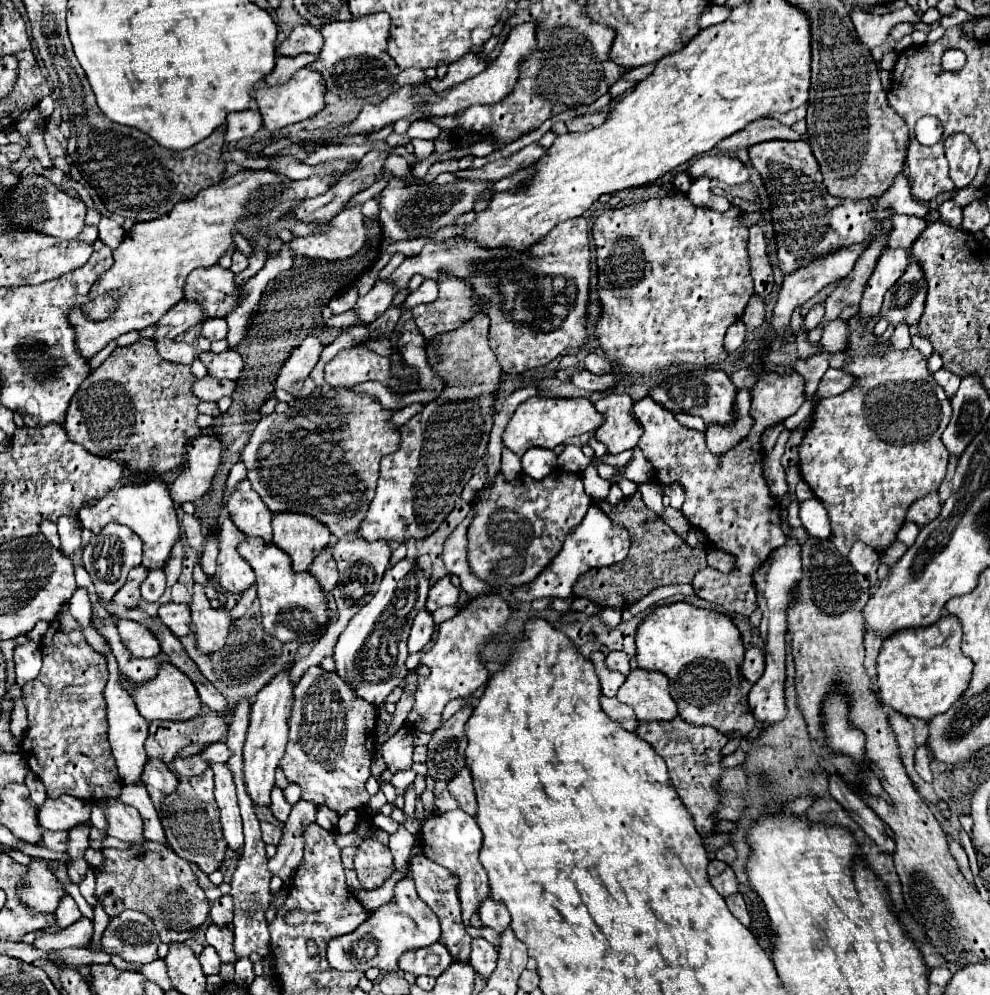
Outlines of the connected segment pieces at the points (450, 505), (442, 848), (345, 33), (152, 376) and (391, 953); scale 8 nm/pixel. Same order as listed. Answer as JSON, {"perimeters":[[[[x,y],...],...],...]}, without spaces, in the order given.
{"perimeters":[[[[477,312],[471,320],[463,322],[459,328],[439,334],[425,344],[427,362],[431,370],[445,382],[445,388],[439,396],[425,404],[423,410],[407,420],[399,428],[399,450],[381,458],[381,472],[377,480],[375,498],[369,504],[365,520],[361,522],[359,534],[367,540],[383,538],[387,542],[407,542],[409,538],[425,538],[427,534],[435,532],[447,514],[455,508],[463,486],[469,482],[477,462],[483,458],[489,442],[489,434],[493,428],[495,416],[495,400],[497,390],[501,388],[501,366],[489,346],[489,318],[485,312]]],[[[461,810],[455,812],[433,812],[423,824],[421,824],[421,850],[423,854],[437,862],[439,866],[445,866],[451,876],[457,880],[457,894],[461,902],[461,916],[465,924],[469,924],[469,918],[473,912],[479,910],[479,902],[489,896],[489,884],[485,868],[479,862],[479,850],[481,850],[481,830],[477,826],[477,820]]],[[[371,14],[363,18],[353,18],[349,22],[331,22],[321,28],[325,46],[317,60],[311,64],[313,70],[323,74],[327,90],[339,98],[369,98],[387,88],[395,86],[399,76],[399,66],[387,54],[391,18],[389,14]]],[[[139,338],[135,344],[115,348],[111,356],[97,370],[93,370],[75,392],[65,420],[67,438],[81,444],[95,456],[107,456],[121,462],[125,470],[139,480],[163,476],[165,472],[181,472],[185,466],[187,444],[201,434],[201,428],[197,426],[197,404],[201,400],[191,390],[195,380],[197,378],[193,376],[191,366],[163,360],[157,352],[155,340]]],[[[409,876],[401,878],[393,890],[395,902],[387,902],[377,908],[357,930],[347,936],[339,936],[327,944],[327,960],[335,970],[361,970],[375,966],[385,972],[399,972],[401,954],[431,946],[439,940],[439,920],[435,912],[417,896],[415,884]]]]}

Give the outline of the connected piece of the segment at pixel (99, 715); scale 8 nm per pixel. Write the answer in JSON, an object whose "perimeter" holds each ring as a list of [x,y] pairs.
{"perimeter":[[[65,602],[41,640],[43,668],[39,676],[23,686],[29,728],[21,750],[31,772],[45,784],[47,796],[69,794],[79,800],[97,802],[119,796],[123,786],[107,740],[107,712],[103,688],[107,682],[107,660],[95,652]]]}

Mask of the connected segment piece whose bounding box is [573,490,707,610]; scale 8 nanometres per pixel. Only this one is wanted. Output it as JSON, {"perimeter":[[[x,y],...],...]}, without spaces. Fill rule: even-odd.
{"perimeter":[[[639,490],[633,496],[623,498],[613,508],[607,504],[607,500],[595,500],[595,502],[599,502],[599,506],[607,512],[607,516],[615,524],[621,524],[627,530],[635,530],[635,532],[631,534],[629,556],[619,564],[613,564],[607,568],[591,568],[589,572],[581,574],[577,584],[573,586],[575,596],[587,598],[599,608],[625,610],[627,606],[639,602],[657,586],[689,584],[699,570],[707,568],[705,550],[687,546],[681,536],[677,536],[651,508],[647,508]]]}

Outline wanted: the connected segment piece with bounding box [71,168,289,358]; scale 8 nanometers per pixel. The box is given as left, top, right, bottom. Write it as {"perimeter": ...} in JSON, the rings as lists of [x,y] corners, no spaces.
{"perimeter":[[[271,168],[241,170],[235,176],[201,190],[195,198],[179,202],[169,214],[149,222],[137,222],[133,230],[125,234],[121,246],[113,250],[115,264],[91,288],[91,296],[99,296],[103,292],[115,292],[119,296],[115,314],[111,314],[107,320],[93,322],[85,318],[79,308],[71,312],[71,324],[77,330],[75,342],[79,352],[85,358],[91,358],[121,334],[143,330],[159,322],[161,316],[165,316],[179,300],[183,300],[183,286],[189,272],[195,268],[215,266],[219,258],[223,258],[233,246],[233,236],[241,226],[257,228],[259,236],[271,236],[271,226],[263,226],[263,218],[249,212],[249,206],[253,194],[263,186],[281,188],[287,182],[289,178],[285,174]]]}

